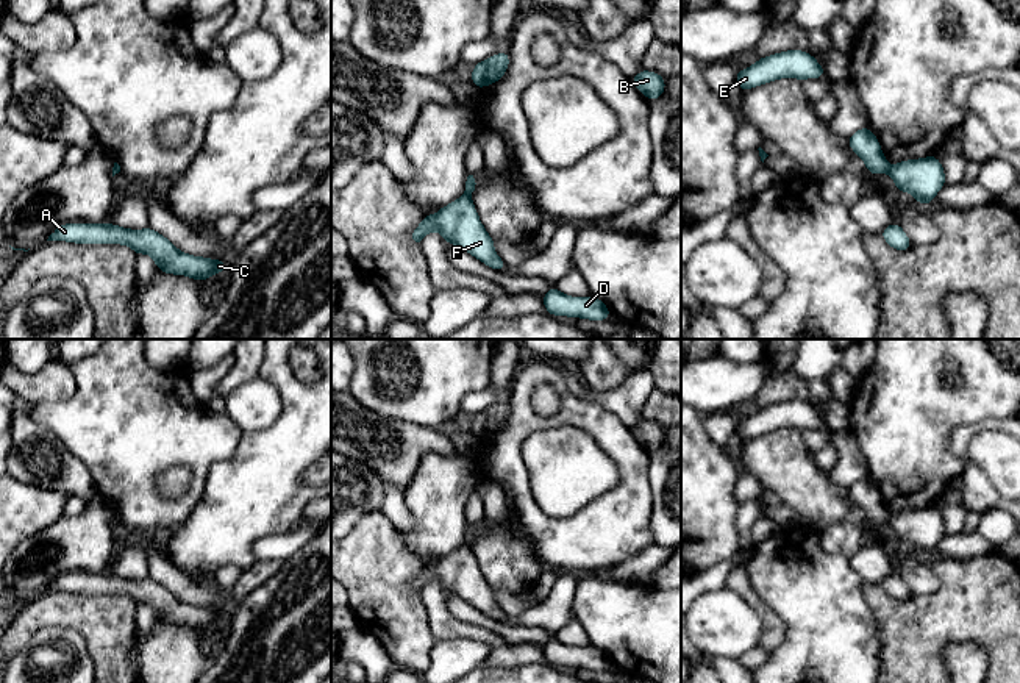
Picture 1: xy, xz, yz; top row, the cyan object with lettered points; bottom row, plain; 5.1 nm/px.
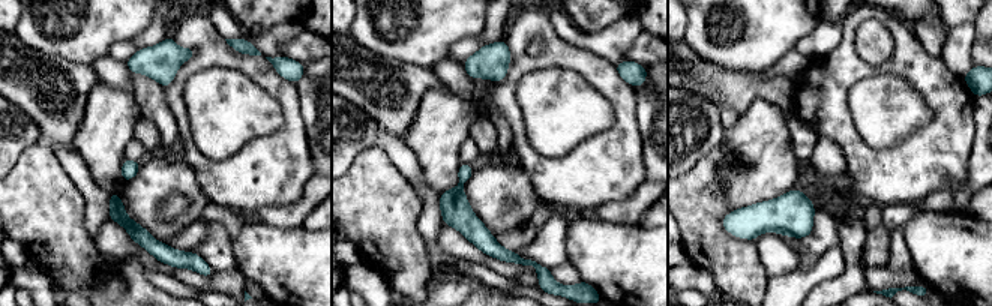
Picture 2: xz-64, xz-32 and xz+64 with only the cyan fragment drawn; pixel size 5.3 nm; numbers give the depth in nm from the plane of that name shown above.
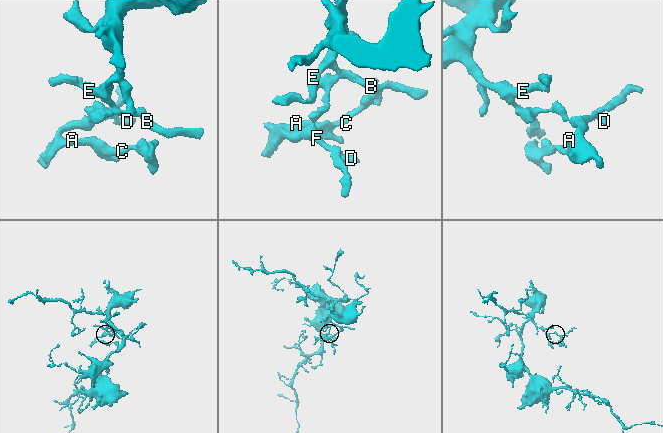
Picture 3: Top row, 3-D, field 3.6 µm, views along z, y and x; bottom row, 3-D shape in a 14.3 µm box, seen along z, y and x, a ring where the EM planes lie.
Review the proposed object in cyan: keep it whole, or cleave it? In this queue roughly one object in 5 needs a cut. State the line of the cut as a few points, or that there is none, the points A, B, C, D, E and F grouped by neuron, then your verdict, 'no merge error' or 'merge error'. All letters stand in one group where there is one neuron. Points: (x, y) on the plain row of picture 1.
cut xz (464, 543), (469, 546); groups A C D F / B E; merge error

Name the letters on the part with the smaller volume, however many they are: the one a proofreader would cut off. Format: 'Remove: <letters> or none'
Remove: A, C, D, F

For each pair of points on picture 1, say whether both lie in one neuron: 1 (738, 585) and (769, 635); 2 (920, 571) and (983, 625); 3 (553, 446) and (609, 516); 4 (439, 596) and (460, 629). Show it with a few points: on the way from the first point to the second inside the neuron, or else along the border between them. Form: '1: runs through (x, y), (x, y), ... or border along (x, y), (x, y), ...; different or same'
1: runs through (750, 596), (769, 616), (769, 622); same
2: border along (939, 577), (939, 586), (934, 591), (913, 596); different
3: border along (620, 472), (617, 485), (586, 502), (569, 516); different
4: runs through (439, 605), (439, 611), (450, 622); same

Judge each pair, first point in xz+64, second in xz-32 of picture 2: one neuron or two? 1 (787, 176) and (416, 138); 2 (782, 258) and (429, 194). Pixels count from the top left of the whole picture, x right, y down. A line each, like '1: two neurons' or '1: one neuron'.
1: one neuron
2: one neuron

